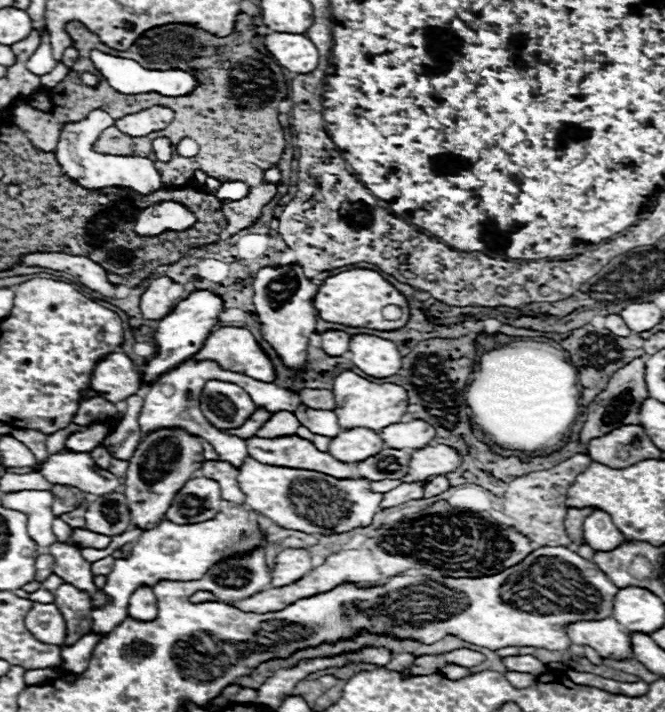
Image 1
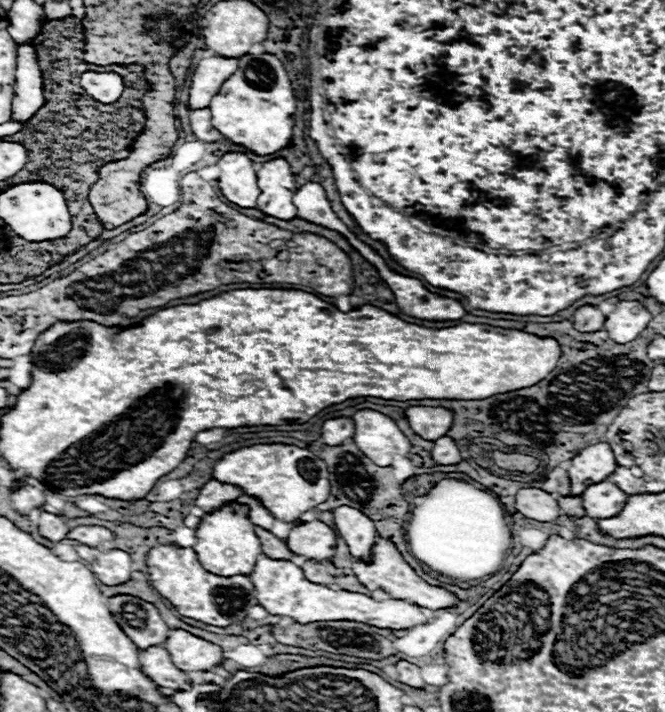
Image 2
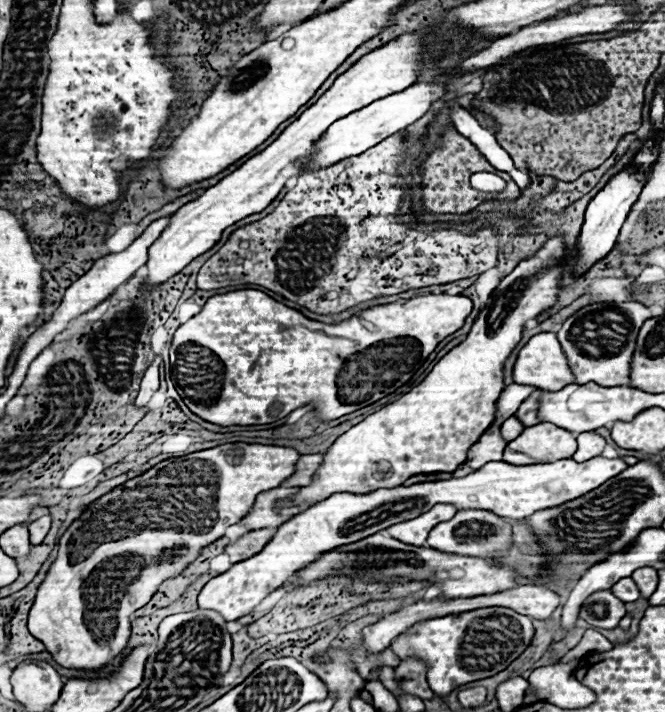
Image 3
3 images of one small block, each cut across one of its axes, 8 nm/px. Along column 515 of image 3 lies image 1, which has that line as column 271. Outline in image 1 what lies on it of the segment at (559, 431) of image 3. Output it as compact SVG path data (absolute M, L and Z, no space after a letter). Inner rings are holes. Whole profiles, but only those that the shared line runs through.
M298 436L284 438L248 438L248 454L264 464L286 466L296 470L314 470L332 478L354 478L356 466L336 462L326 452L318 452L312 442Z

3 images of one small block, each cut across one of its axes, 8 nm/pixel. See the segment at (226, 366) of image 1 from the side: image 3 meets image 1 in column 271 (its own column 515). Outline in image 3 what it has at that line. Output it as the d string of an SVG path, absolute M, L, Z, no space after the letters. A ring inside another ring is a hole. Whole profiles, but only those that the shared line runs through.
M540 332L534 334L524 348L518 352L518 358L514 362L514 370L512 370L512 380L516 384L528 384L528 386L536 386L540 390L560 390L560 386L572 384L572 372L568 368L566 356L560 348L560 342L556 338L554 332Z

